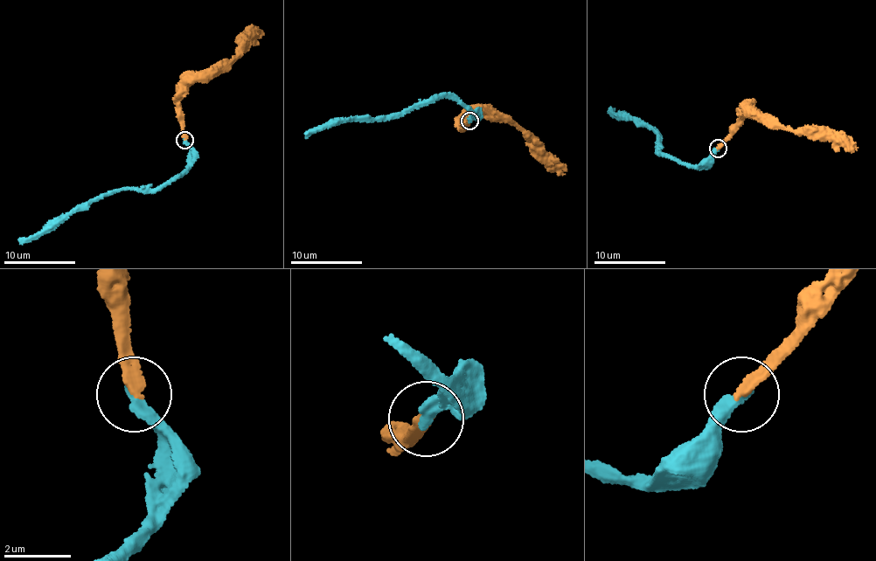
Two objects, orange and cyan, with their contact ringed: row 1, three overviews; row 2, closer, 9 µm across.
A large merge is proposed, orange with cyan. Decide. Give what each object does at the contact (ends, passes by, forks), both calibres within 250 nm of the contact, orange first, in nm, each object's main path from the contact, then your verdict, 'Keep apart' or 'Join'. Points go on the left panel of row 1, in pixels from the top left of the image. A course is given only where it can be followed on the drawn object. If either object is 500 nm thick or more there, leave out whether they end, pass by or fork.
At the ring orange ends. At the ring cyan ends. Thickness 340 nm (orange) against 380 nm. Course of orange: (184, 141), (179, 102), (193, 80), (218, 73), (242, 48), (239, 41), (252, 28), (257, 30). Course of cyan: (184, 140), (191, 154), (188, 167), (176, 178), (163, 185), (102, 194), (49, 221), (20, 244). Keep apart

